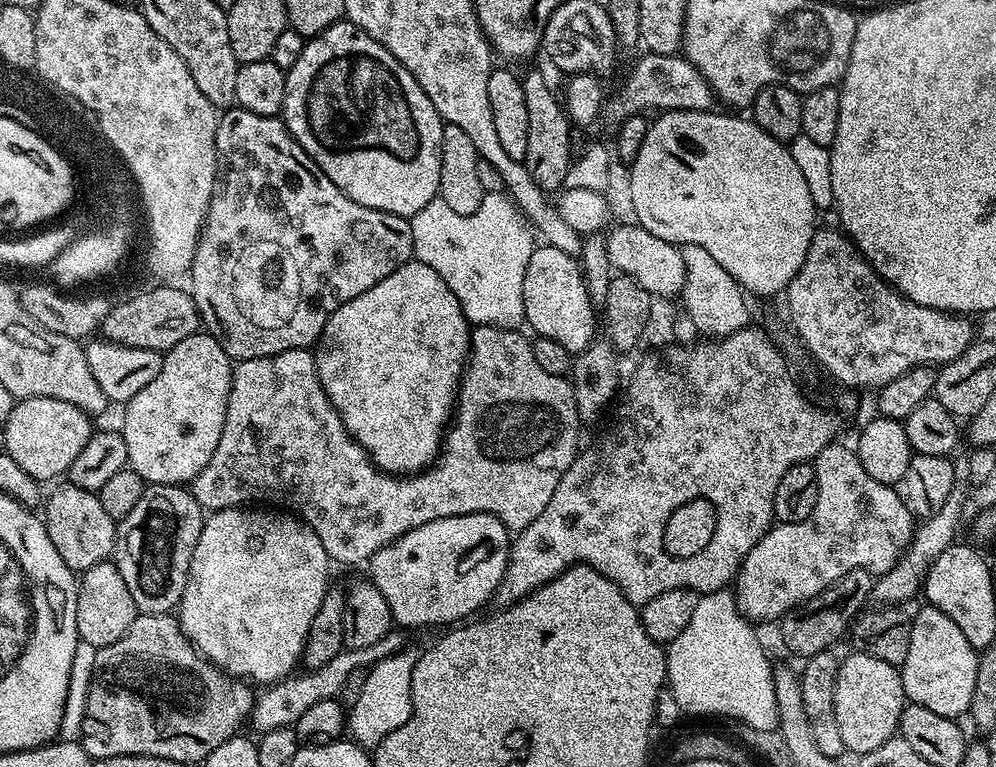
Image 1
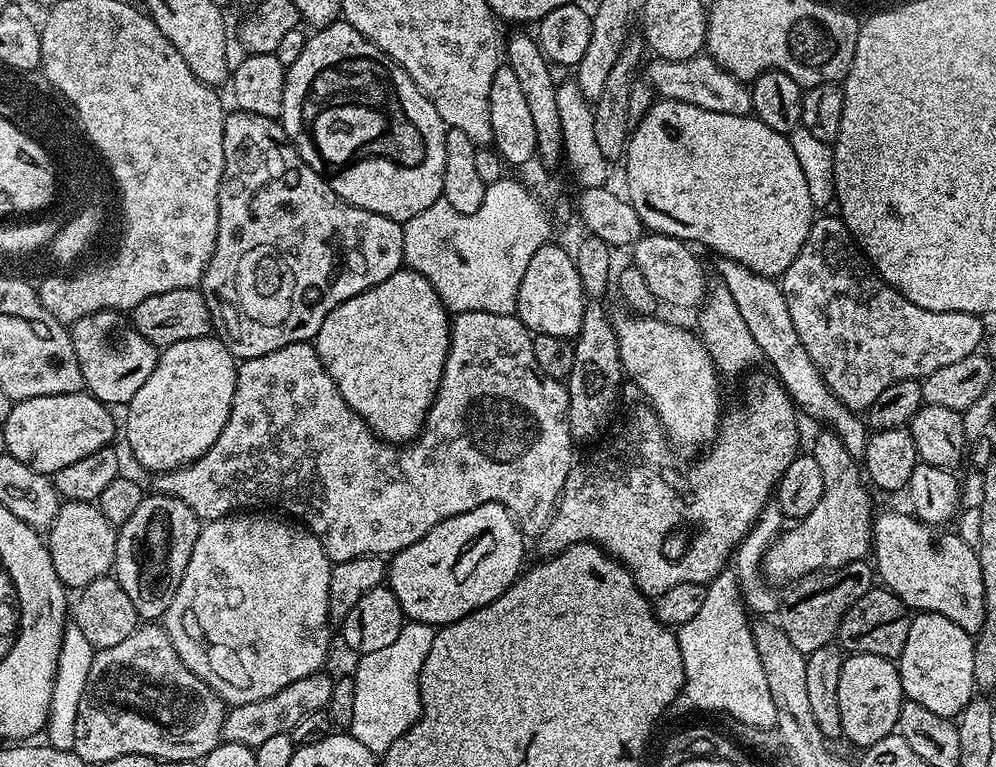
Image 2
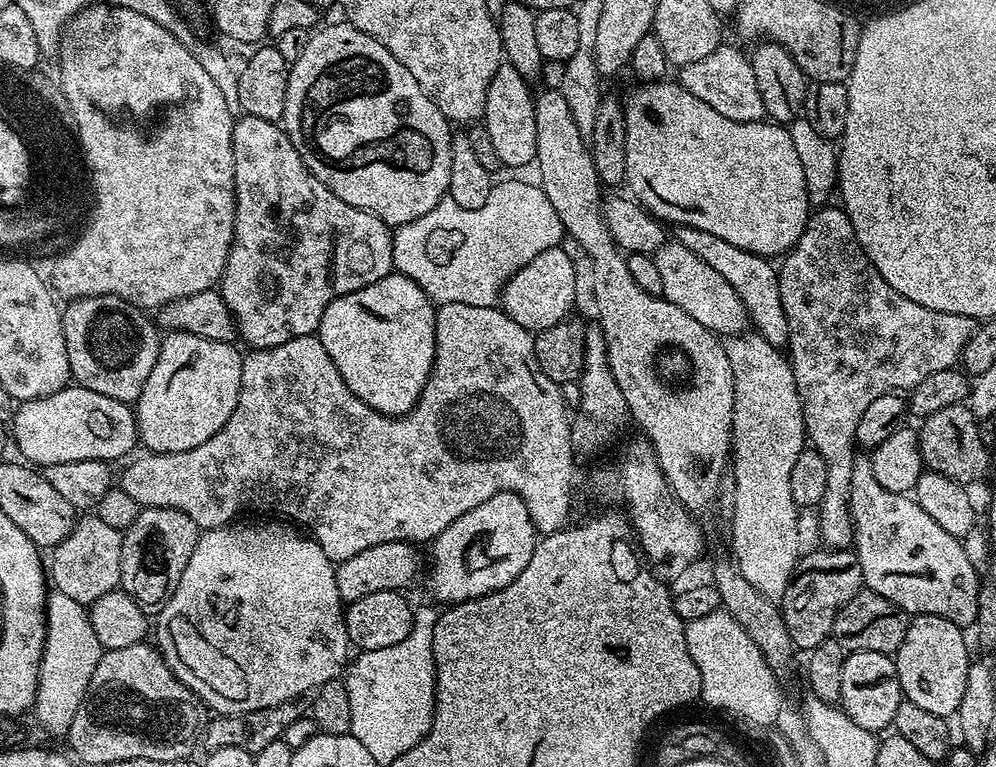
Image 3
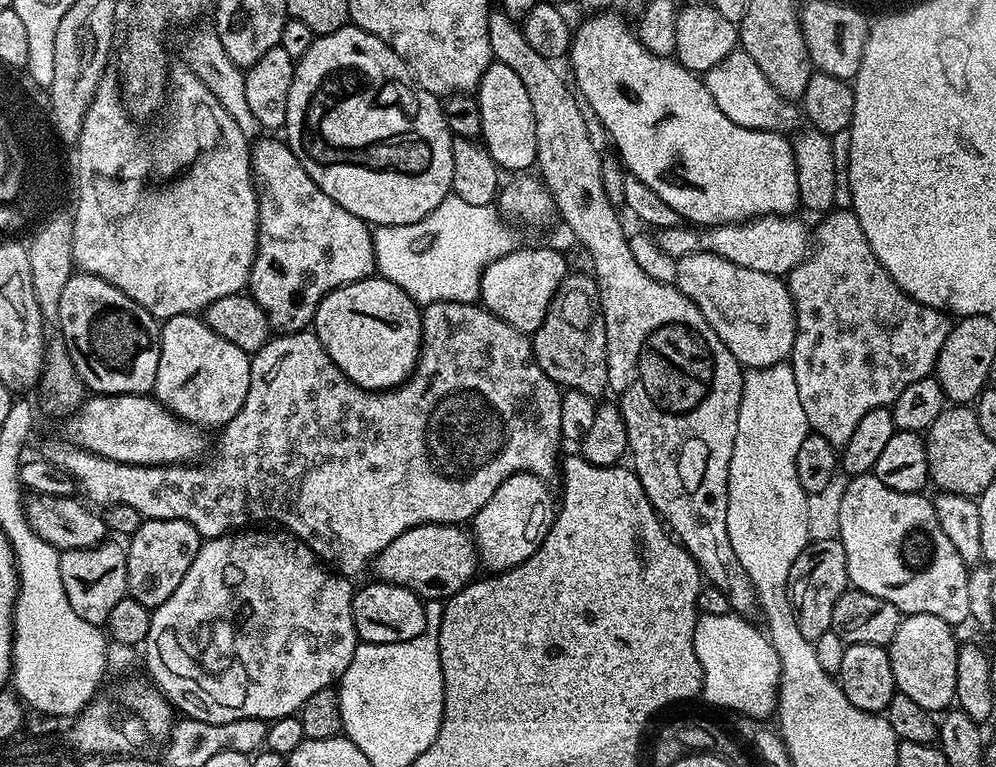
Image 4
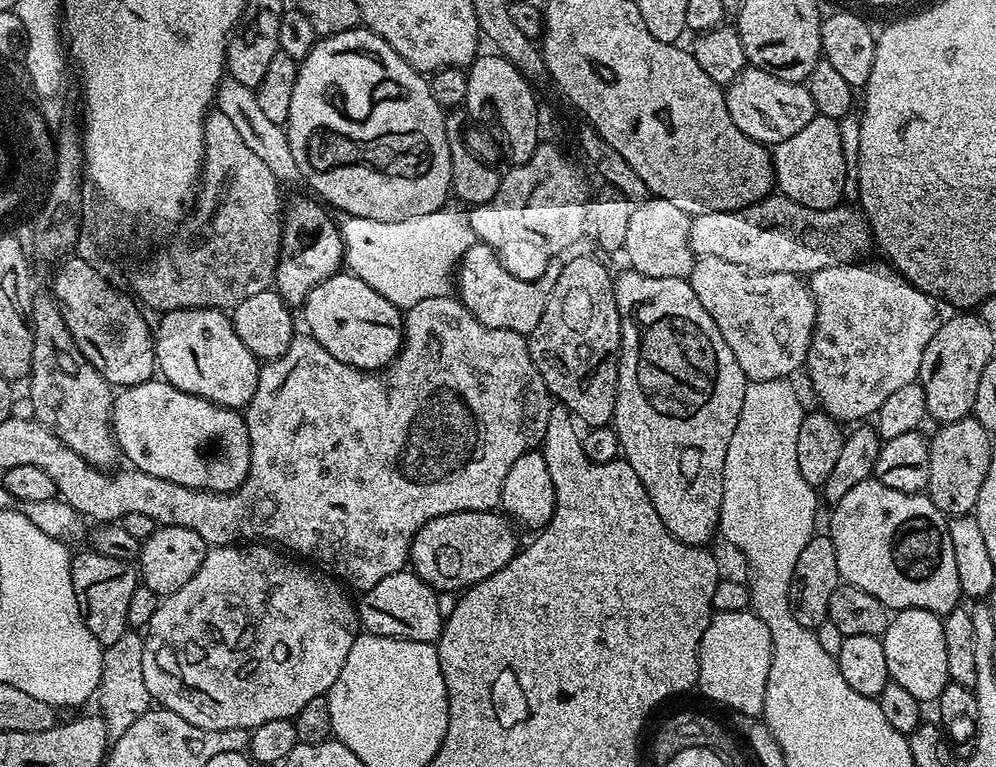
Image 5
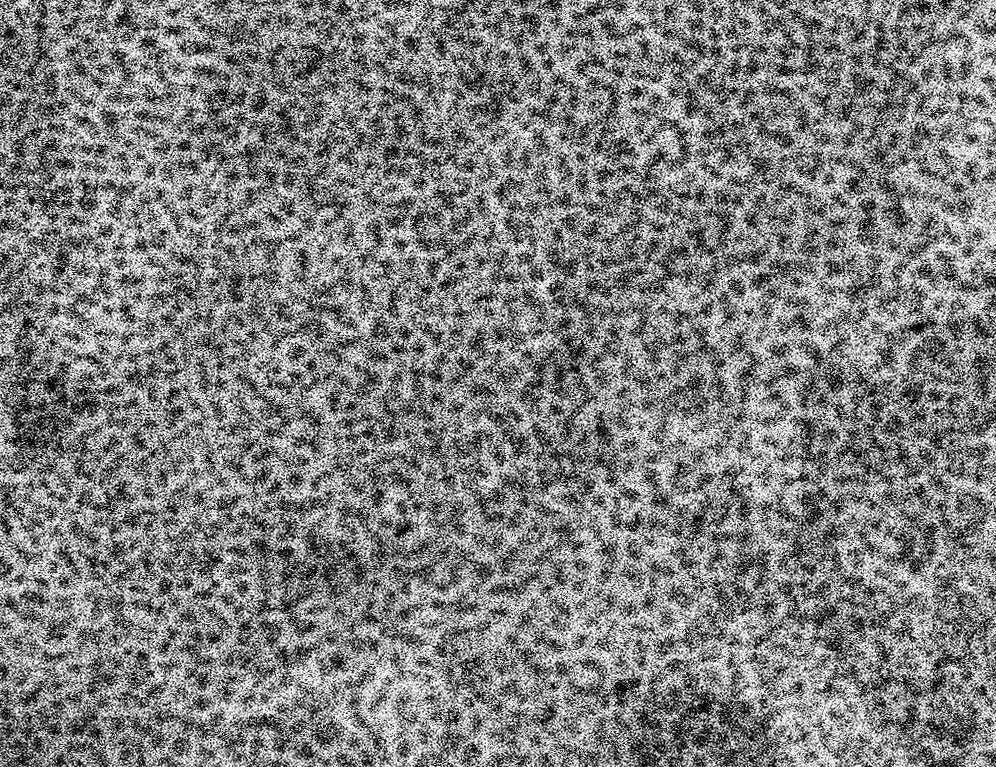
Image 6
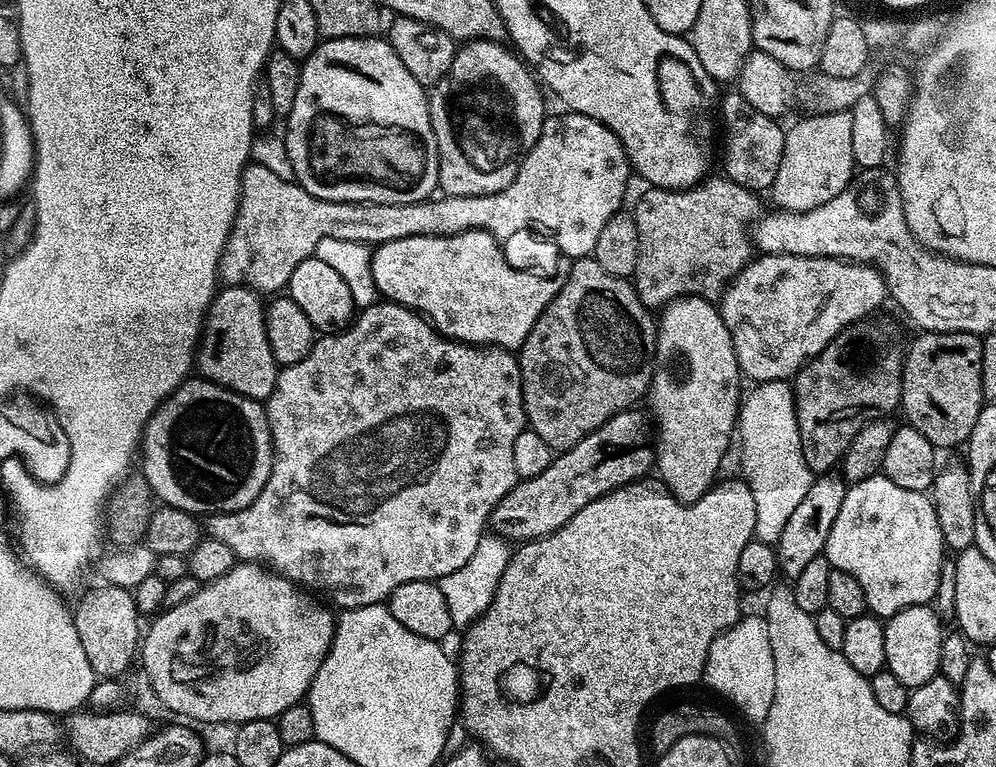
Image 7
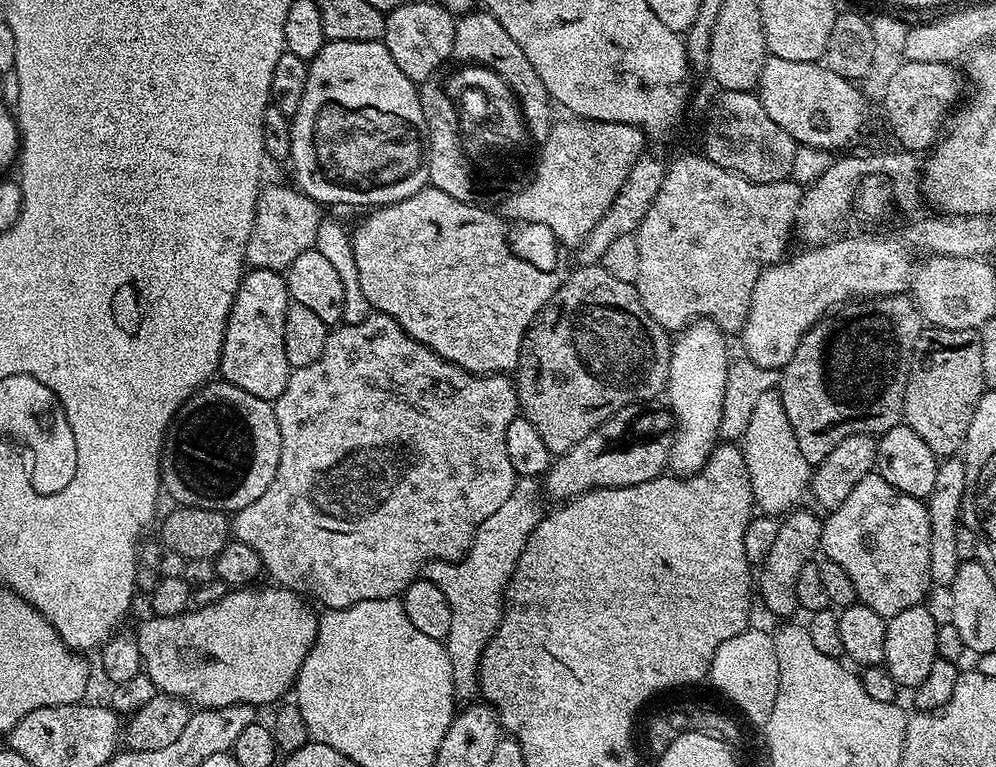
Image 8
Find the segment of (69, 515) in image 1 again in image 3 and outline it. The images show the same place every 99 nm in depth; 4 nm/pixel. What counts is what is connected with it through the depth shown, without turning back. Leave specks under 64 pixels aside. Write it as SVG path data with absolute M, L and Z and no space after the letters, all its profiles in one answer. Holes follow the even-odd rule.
M81 515L72 533L51 549L50 580L55 591L66 594L66 598L73 605L84 604L83 606L91 606L98 598L102 598L102 594L117 591L121 587L123 541L122 532L106 526L98 515Z

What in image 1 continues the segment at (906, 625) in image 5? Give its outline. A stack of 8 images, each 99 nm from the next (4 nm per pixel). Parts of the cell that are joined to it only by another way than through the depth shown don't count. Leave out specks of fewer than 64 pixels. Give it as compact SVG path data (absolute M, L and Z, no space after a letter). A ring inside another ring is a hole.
M923 606L912 616L910 651L900 668L904 695L911 703L926 706L934 714L960 718L969 711L980 657L978 649L966 642L966 634L942 610Z

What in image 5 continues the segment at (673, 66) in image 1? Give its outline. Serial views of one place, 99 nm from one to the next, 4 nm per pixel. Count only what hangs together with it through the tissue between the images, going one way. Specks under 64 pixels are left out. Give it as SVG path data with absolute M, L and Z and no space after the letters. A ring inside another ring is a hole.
M745 67L725 89L727 110L742 134L768 148L784 142L804 129L817 116L816 103L807 85L775 78L761 68Z

